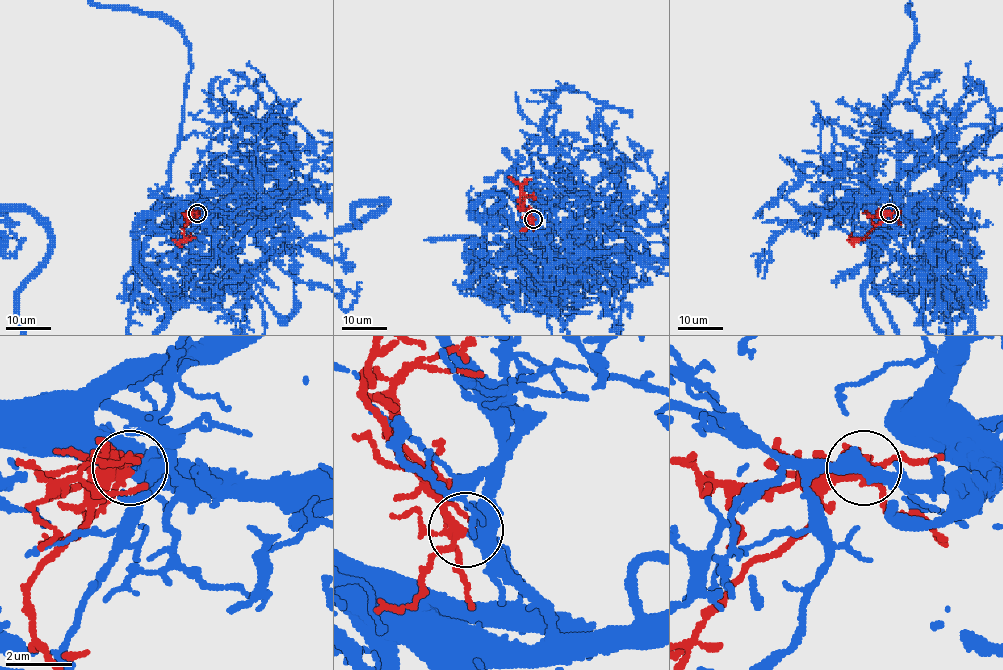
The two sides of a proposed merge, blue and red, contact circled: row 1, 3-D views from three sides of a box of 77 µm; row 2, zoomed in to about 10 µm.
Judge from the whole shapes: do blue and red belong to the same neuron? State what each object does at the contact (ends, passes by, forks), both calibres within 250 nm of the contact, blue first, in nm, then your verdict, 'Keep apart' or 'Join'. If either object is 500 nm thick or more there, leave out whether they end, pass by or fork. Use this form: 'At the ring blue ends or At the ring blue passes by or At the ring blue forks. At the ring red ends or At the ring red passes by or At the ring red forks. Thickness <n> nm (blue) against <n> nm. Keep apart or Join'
At the ring blue passes by. At the ring red forks. Thickness 420 nm (blue) against 200 nm. Join

